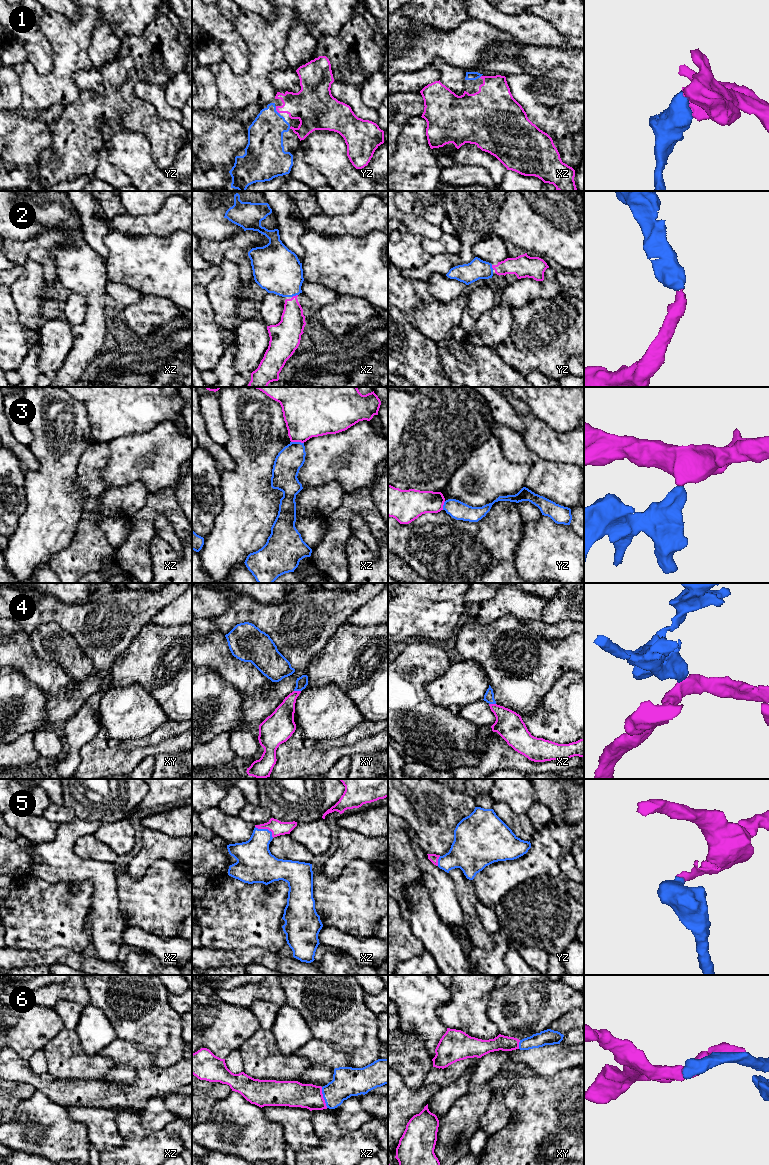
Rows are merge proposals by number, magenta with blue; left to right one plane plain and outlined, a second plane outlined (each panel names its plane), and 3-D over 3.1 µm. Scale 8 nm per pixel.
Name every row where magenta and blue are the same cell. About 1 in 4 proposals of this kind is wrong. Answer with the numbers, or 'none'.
1, 2, 5, 6

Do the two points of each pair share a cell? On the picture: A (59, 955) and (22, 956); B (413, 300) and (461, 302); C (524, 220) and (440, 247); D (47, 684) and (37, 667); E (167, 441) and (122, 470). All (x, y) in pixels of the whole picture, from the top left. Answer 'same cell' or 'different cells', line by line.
A: same cell
B: same cell
C: different cells
D: same cell
E: same cell

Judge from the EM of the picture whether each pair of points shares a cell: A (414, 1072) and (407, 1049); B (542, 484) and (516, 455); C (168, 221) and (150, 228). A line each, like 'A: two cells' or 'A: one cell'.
A: one cell
B: one cell
C: one cell

